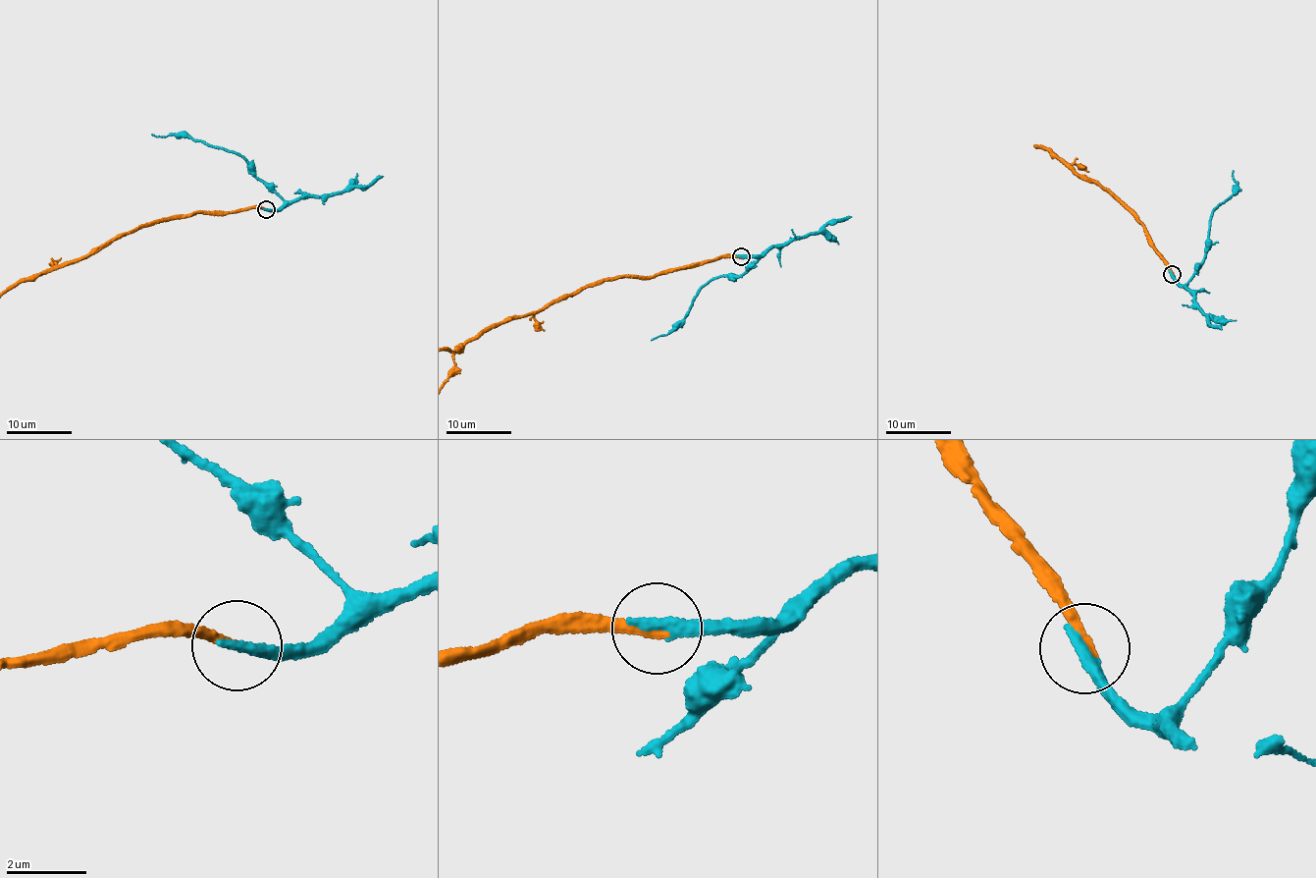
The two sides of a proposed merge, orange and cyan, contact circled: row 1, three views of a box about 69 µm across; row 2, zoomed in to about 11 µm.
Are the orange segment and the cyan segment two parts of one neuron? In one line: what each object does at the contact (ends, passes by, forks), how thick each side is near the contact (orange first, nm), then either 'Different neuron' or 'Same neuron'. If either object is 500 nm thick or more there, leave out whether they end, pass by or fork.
At the ring orange ends. At the ring cyan ends. Thickness 240 nm (orange) against 340 nm. Same neuron

